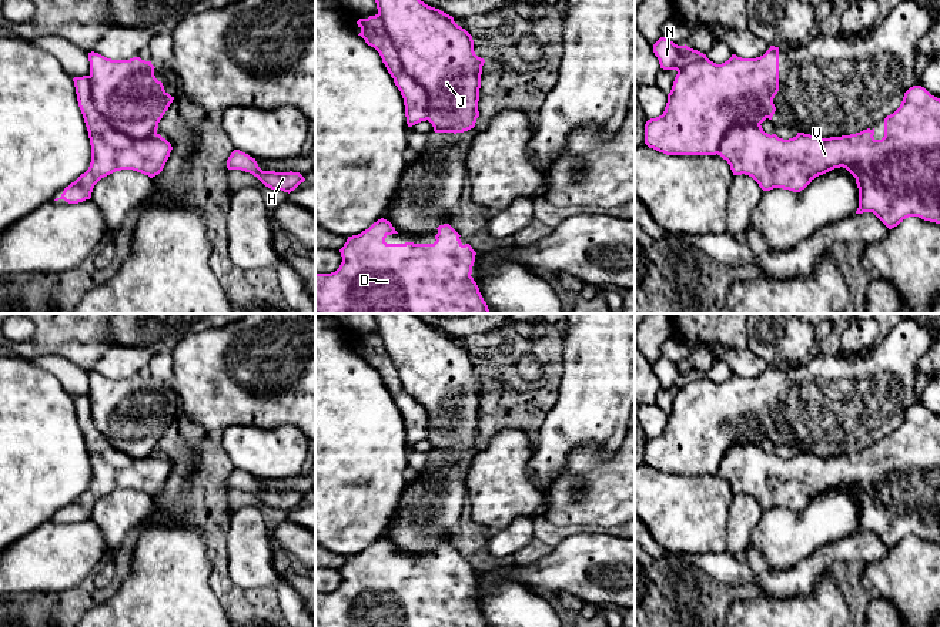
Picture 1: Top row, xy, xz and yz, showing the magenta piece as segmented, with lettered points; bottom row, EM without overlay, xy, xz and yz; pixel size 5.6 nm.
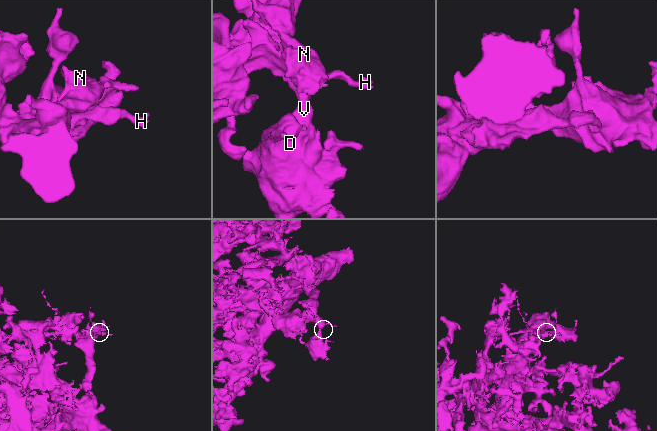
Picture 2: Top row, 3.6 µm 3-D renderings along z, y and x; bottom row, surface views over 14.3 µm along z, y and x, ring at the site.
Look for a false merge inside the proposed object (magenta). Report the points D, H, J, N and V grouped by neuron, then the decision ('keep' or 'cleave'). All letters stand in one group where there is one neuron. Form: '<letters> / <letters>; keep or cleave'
D H N V / J; cleave

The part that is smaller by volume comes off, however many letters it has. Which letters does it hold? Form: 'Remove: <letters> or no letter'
Remove: D, H, N, V

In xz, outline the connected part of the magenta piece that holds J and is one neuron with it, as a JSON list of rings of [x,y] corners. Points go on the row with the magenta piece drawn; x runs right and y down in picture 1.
[[[375,0],[378,16],[392,38],[407,73],[428,94],[428,121],[435,133],[464,133],[475,127],[484,58],[474,51],[472,36],[454,17],[421,0]]]

